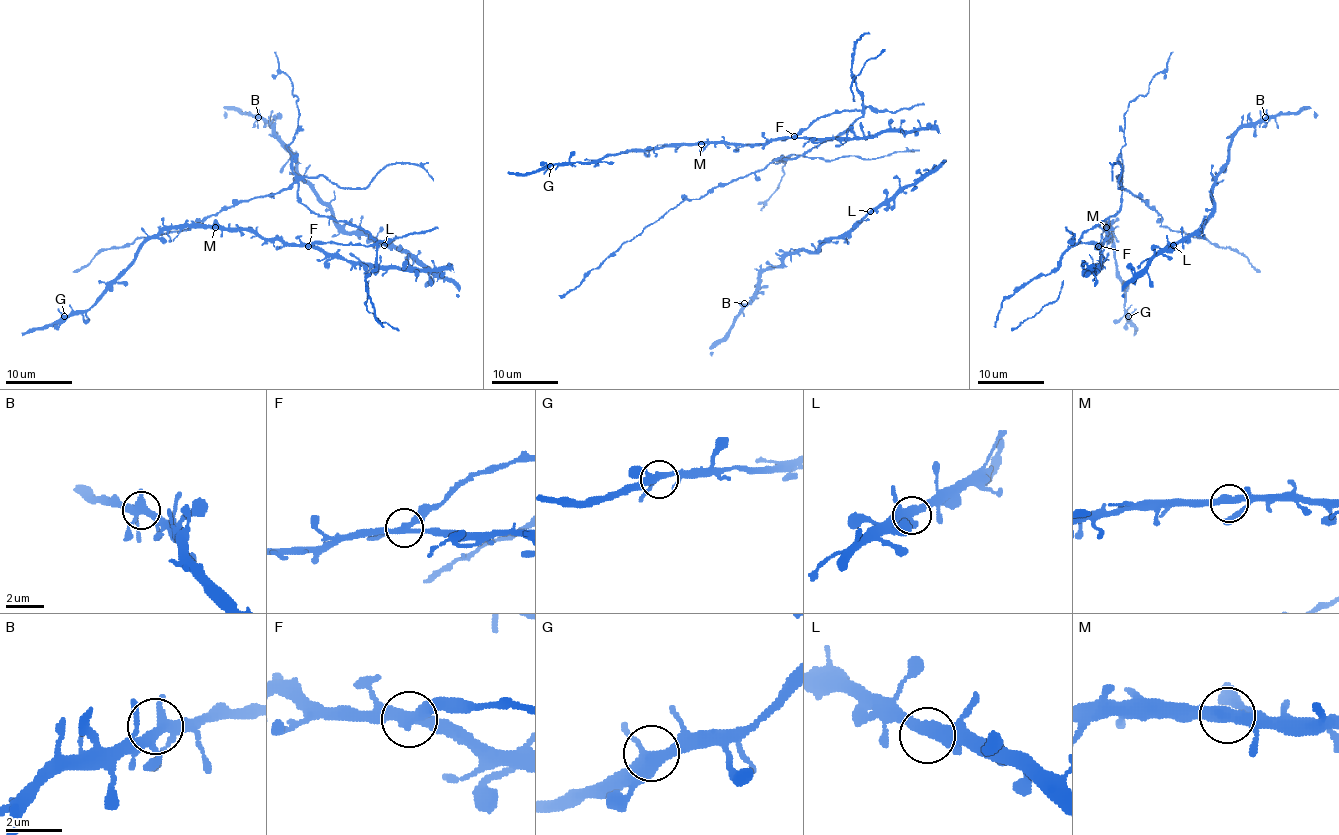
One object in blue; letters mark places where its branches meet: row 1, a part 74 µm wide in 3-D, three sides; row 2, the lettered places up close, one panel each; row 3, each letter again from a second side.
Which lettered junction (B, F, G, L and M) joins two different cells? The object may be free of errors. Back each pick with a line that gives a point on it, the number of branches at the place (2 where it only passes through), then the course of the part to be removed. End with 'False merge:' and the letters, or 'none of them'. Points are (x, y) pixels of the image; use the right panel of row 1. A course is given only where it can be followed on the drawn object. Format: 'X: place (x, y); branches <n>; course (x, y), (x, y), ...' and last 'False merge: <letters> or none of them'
F: place (1098, 246); branches 3; course (1098, 245), (1073, 244), (1084, 232), (1120, 210), (1120, 183), (1161, 215), (1163, 225), (1235, 249), (1258, 272)
False merge: F

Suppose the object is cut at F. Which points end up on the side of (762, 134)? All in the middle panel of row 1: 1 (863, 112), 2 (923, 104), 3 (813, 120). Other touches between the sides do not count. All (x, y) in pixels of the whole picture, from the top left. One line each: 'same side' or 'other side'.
1: other side
2: other side
3: other side

